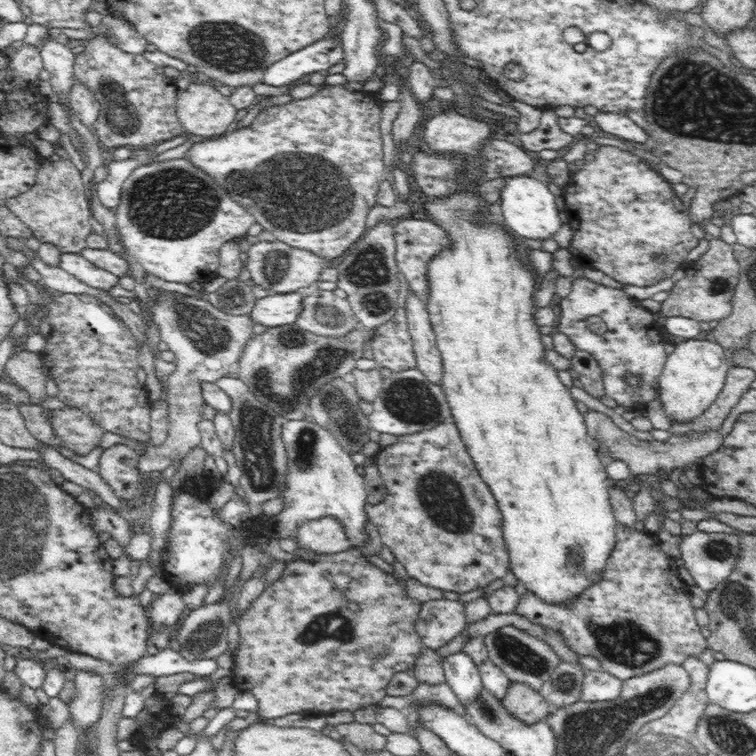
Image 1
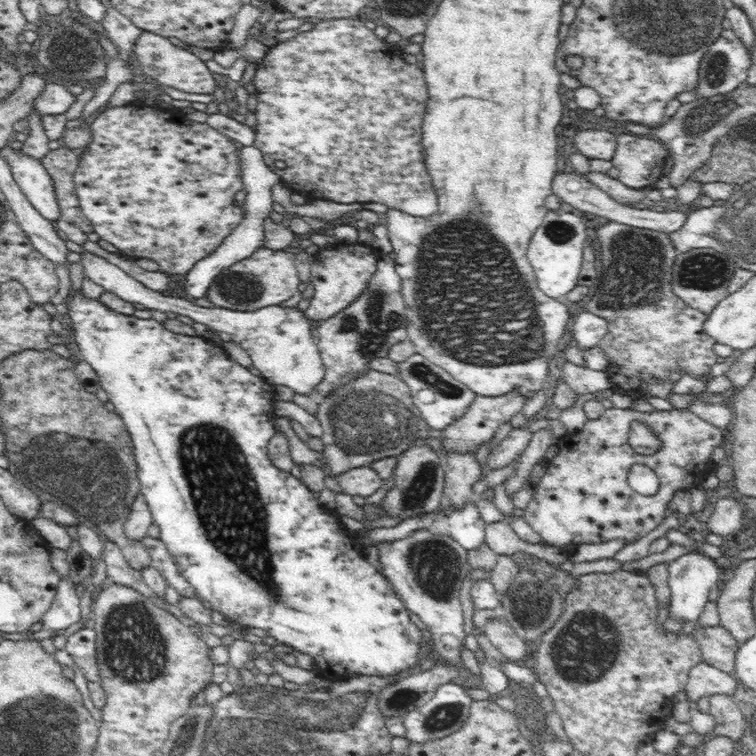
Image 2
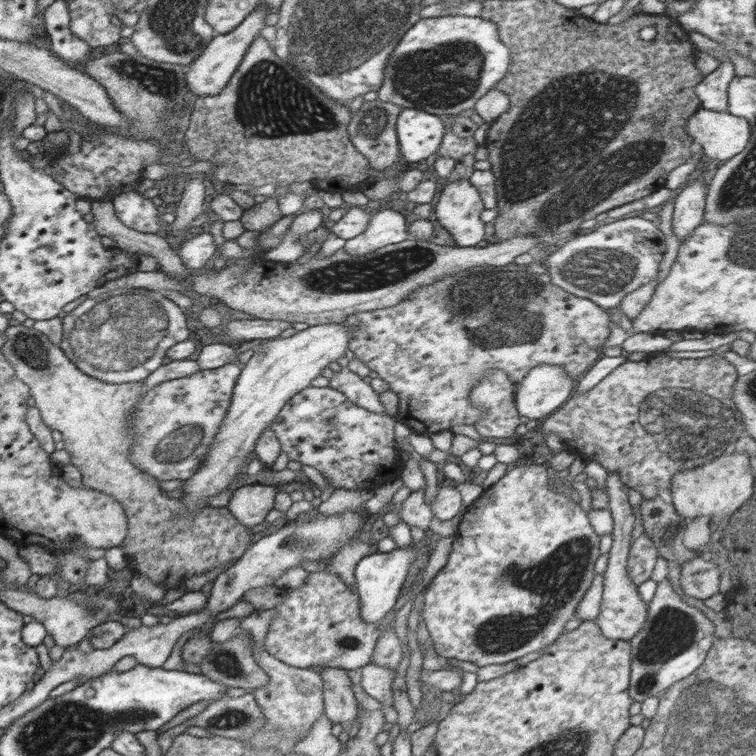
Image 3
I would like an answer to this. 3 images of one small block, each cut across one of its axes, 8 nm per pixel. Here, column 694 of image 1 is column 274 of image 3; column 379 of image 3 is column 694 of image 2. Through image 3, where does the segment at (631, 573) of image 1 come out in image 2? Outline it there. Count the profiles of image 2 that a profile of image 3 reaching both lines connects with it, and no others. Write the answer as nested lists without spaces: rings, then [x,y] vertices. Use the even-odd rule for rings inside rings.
[[[696,622],[692,634],[698,641],[703,662],[733,675],[738,644],[728,630],[720,625],[704,627]]]

